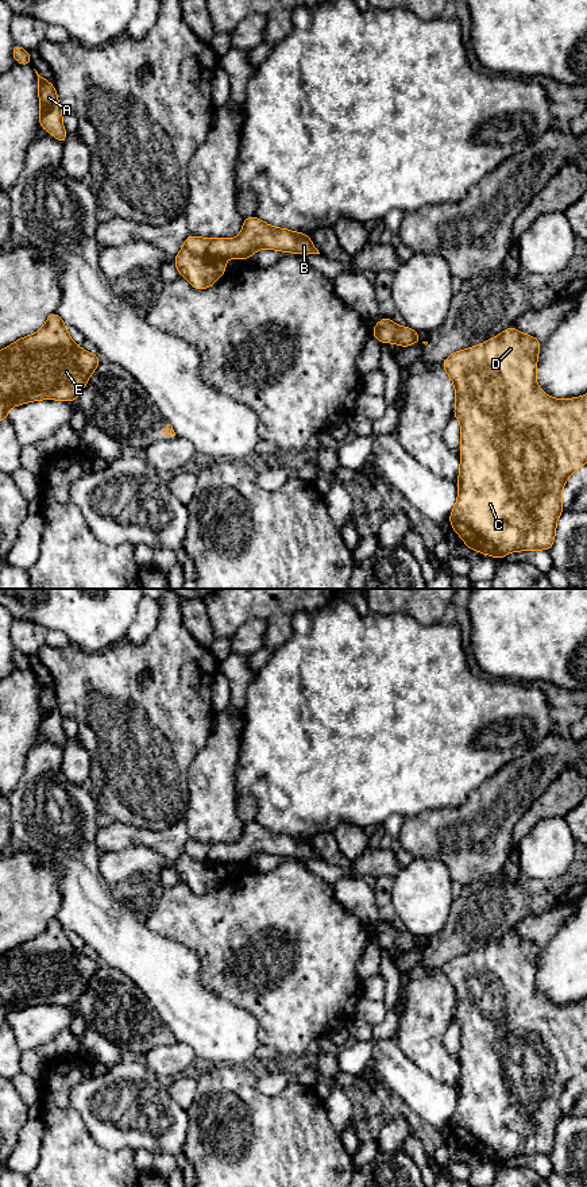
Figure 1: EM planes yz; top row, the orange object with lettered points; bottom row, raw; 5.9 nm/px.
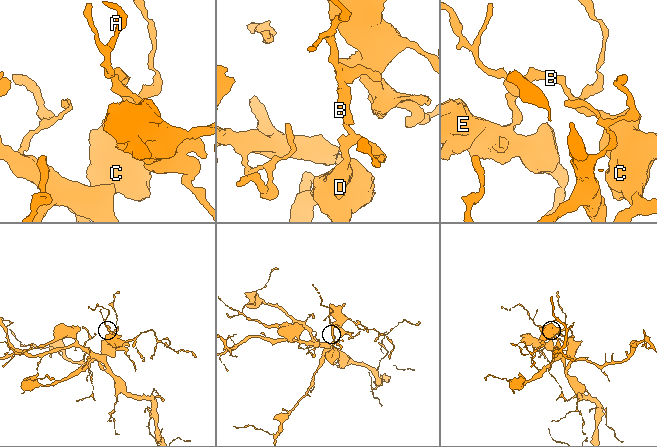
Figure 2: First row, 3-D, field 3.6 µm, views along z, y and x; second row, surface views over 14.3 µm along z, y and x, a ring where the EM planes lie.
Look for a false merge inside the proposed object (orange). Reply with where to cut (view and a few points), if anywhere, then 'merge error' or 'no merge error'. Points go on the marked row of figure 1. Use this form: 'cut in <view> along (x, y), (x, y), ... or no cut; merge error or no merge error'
cut in yz along (184, 247), (196, 255), (213, 255), (223, 259); merge error

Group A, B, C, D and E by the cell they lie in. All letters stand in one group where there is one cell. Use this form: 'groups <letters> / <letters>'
groups A B C D / E

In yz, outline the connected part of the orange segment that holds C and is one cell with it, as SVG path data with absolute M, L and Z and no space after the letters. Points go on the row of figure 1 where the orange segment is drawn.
M513 325L507 327L494 339L488 339L479 346L474 346L451 354L443 361L443 369L448 373L456 390L456 406L452 417L457 417L462 425L460 433L460 473L457 477L459 496L451 512L449 524L464 540L468 550L475 550L483 555L497 559L514 551L551 551L556 521L564 512L561 505L561 490L568 477L587 463L587 394L578 398L556 400L547 396L536 384L537 355L541 342L536 338L518 332Z

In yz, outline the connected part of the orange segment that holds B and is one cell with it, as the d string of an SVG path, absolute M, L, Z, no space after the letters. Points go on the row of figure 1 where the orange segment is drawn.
M256 216L243 219L242 232L235 239L208 239L188 235L184 248L196 257L215 257L220 259L233 257L246 261L259 248L308 255L320 254L309 235L271 227Z

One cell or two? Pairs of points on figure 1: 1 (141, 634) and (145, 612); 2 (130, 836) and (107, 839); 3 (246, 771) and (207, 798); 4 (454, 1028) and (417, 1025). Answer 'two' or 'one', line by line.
1: one
2: one
3: two
4: two

